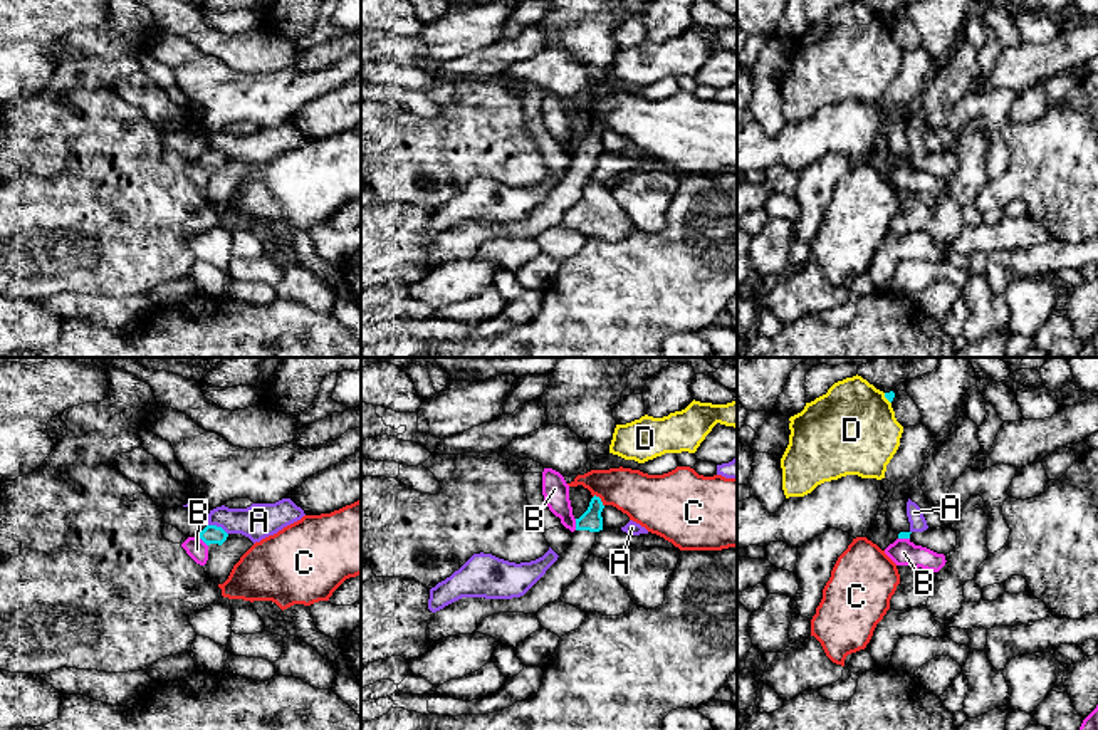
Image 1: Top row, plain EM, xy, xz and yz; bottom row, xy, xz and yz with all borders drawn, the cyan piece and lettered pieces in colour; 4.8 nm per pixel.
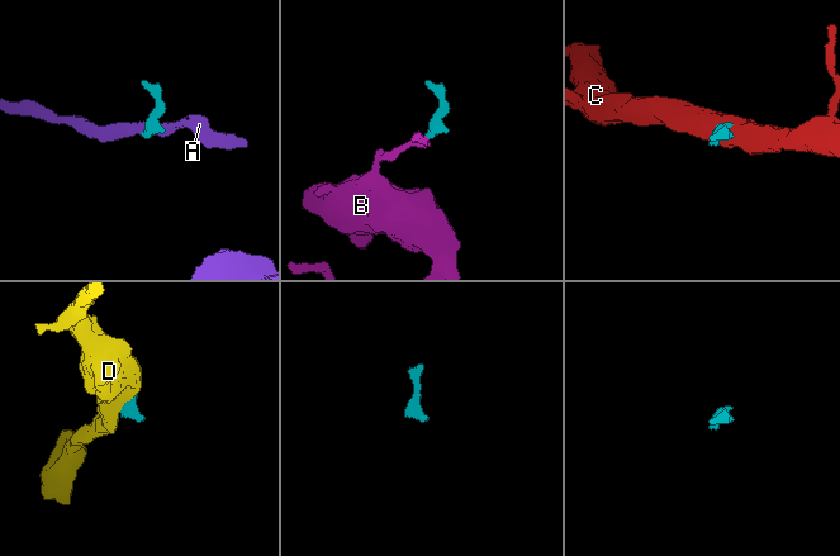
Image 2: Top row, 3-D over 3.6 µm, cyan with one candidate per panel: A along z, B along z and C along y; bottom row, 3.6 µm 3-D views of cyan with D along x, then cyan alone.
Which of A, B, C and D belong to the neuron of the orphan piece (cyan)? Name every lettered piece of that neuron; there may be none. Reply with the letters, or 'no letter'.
no letter

